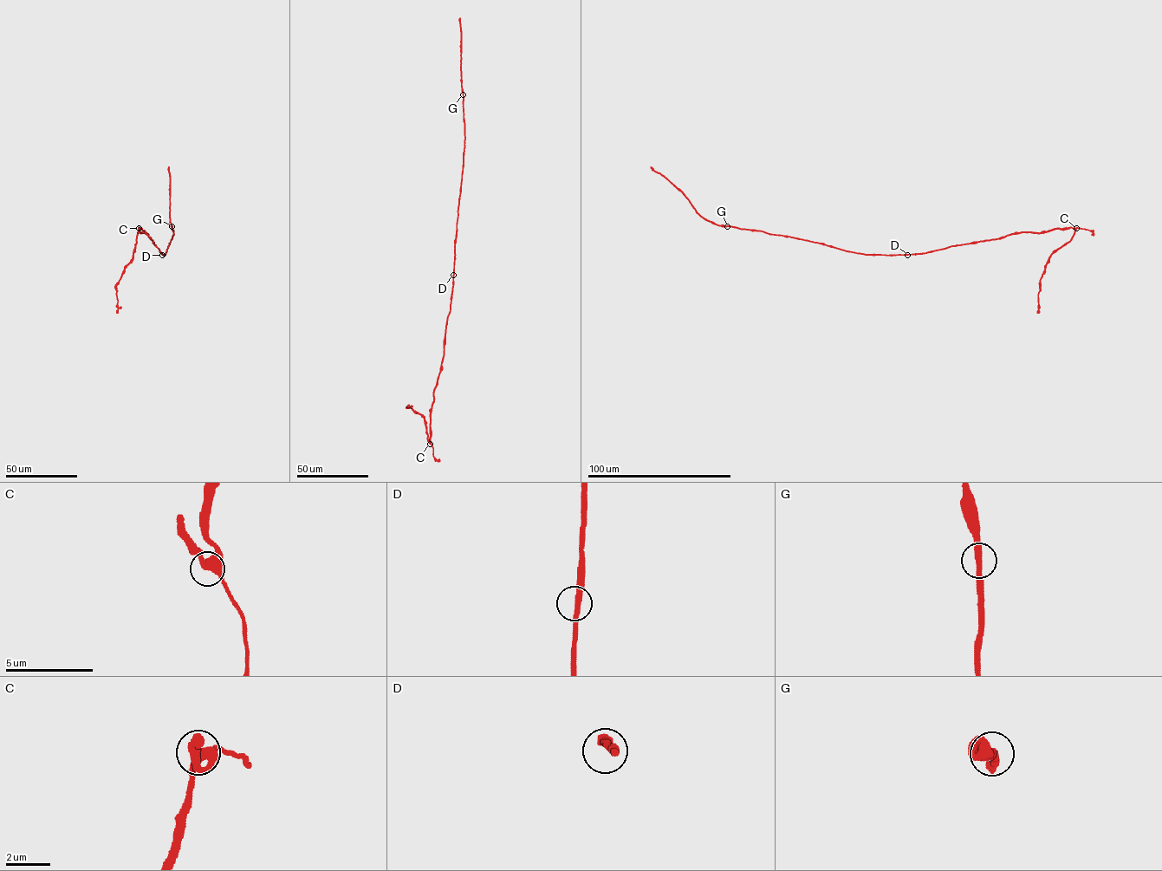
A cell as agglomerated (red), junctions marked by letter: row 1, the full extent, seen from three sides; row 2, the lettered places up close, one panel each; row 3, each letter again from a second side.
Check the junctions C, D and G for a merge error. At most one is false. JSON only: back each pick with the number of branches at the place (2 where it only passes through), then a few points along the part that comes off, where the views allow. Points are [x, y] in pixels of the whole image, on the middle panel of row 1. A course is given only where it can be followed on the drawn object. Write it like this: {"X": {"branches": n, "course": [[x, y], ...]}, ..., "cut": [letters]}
{"cut": []}

